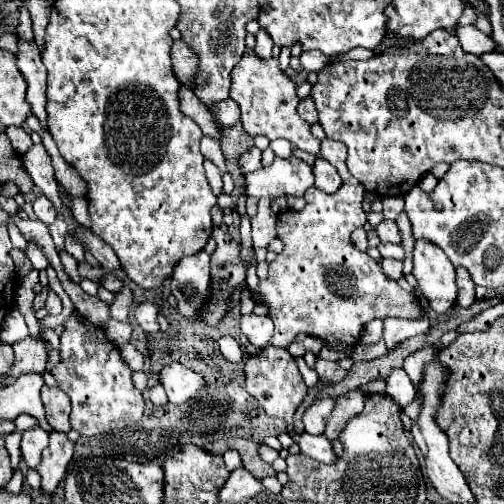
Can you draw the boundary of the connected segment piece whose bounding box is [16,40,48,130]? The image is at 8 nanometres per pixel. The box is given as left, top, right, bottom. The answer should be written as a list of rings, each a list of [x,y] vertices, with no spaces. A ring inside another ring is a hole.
[[[18,40],[20,50],[16,54],[18,58],[18,68],[28,82],[28,104],[32,106],[32,114],[38,118],[40,126],[48,130],[48,114],[46,114],[46,70],[44,64],[40,62],[40,50],[34,42],[24,42]]]

